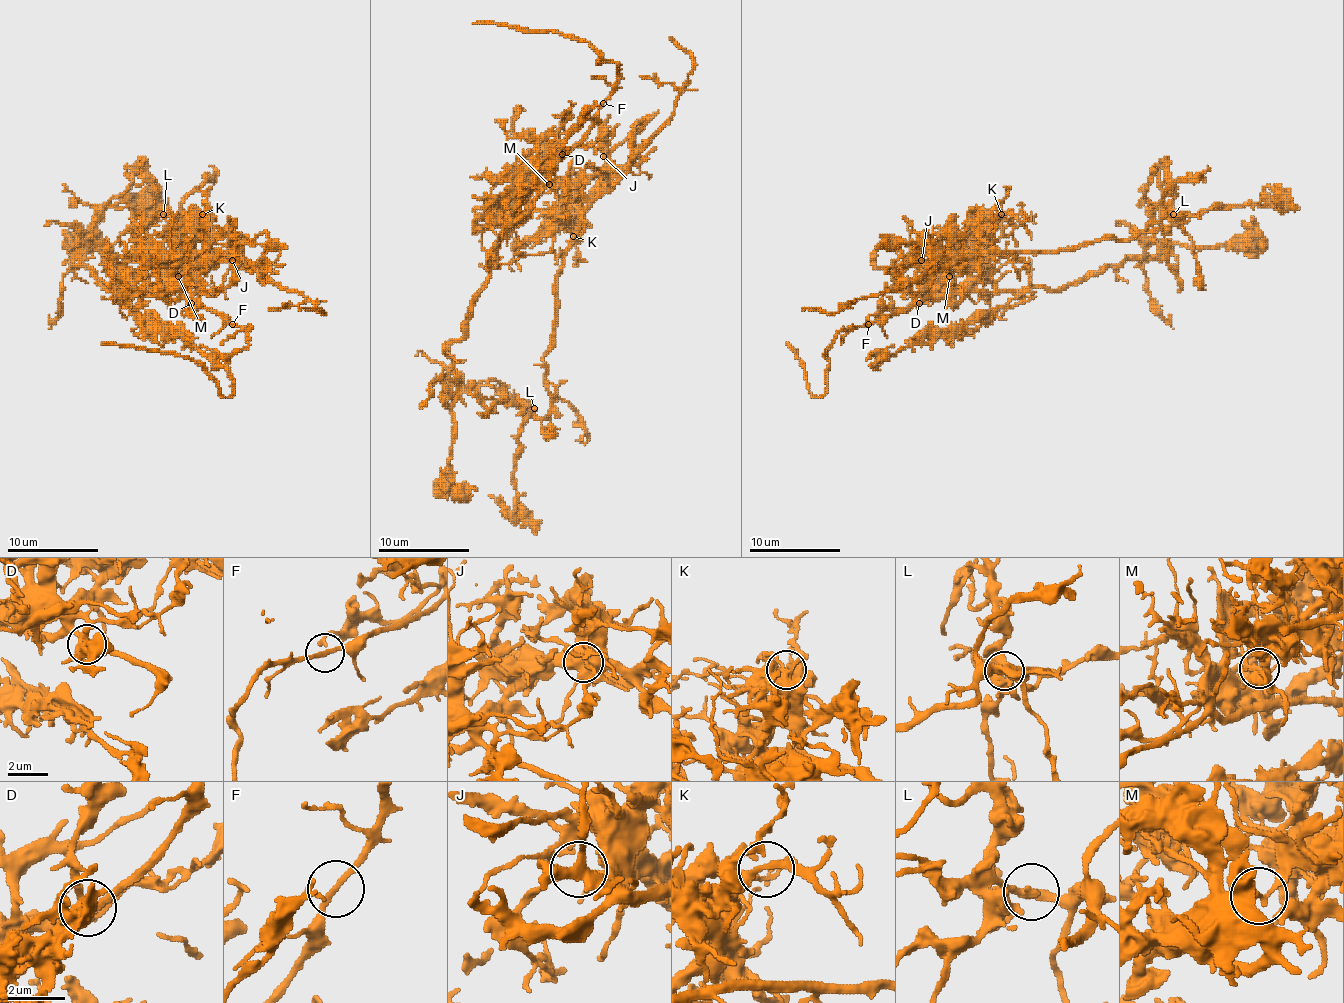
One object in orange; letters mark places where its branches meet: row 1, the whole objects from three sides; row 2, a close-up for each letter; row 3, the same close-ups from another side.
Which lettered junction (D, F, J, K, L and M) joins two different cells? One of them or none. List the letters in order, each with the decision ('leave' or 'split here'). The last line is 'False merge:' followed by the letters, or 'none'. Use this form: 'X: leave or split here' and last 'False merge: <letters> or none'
D: leave
F: leave
J: leave
K: leave
L: leave
M: split here
False merge: M

